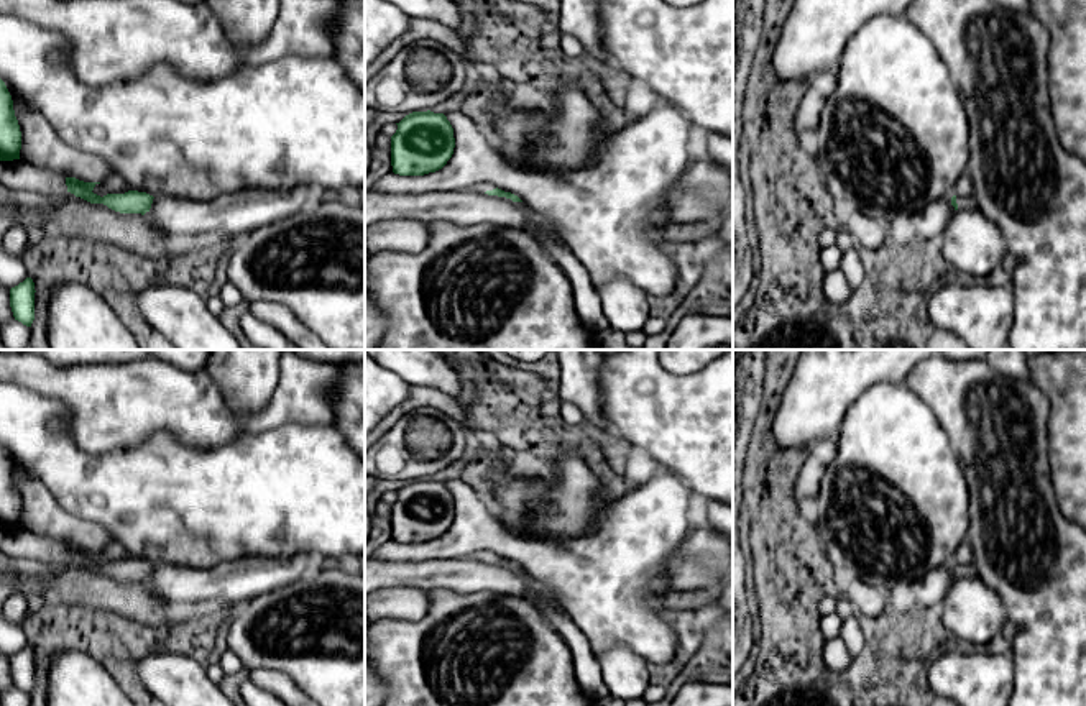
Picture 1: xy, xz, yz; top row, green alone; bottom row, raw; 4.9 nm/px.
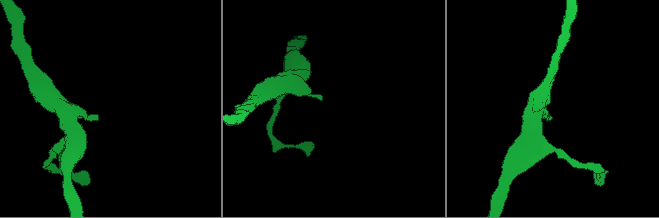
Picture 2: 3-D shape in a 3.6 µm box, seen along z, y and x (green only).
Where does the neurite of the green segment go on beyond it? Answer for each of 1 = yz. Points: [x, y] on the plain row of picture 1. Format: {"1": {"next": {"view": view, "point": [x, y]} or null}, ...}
{"1": {"next": {"view": "yz", "point": [968, 570]}}}

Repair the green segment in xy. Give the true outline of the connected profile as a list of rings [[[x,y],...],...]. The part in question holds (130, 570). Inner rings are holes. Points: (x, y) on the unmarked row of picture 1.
[[[66,545],[67,560],[81,565],[90,571],[104,571],[108,576],[120,581],[141,581],[150,580],[153,563],[138,558],[128,558],[125,562],[107,562],[104,565],[94,562],[94,555],[100,550],[84,550],[76,545]]]

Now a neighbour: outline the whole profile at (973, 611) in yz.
[[[979,576],[956,578],[943,599],[943,624],[976,649],[1004,642],[1009,627],[999,594]]]

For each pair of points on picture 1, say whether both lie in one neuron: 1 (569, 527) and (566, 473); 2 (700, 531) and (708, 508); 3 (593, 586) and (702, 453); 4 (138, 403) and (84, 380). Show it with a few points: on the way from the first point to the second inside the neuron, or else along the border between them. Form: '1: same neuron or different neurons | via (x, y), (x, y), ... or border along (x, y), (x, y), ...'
1: same neuron | via (569, 514), (569, 486)
2: different neurons | border along (700, 519), (715, 531)
3: different neurons | border along (669, 470), (689, 486), (697, 501)
4: same neuron | via (125, 401), (114, 389), (97, 389)

